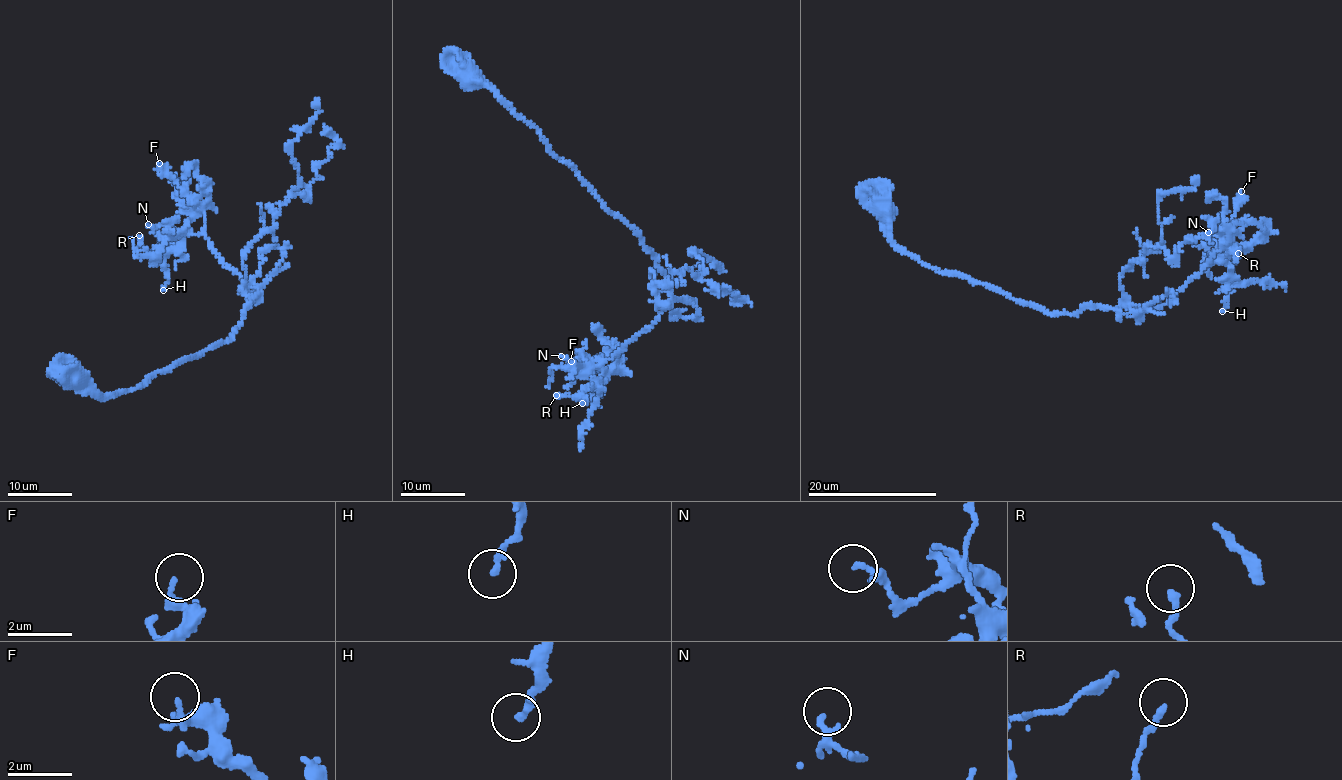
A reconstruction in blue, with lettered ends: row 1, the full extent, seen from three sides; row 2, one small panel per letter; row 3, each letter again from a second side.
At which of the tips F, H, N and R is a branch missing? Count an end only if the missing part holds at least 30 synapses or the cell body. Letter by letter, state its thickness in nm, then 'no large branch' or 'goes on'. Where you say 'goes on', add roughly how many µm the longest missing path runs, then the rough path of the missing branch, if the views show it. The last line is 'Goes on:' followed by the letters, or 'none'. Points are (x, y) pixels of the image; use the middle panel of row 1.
F: calibre 240 nm; no large branch
H: calibre 220 nm; no large branch
N: calibre 190 nm; no large branch
R: calibre 200 nm; no large branch
Goes on: none

